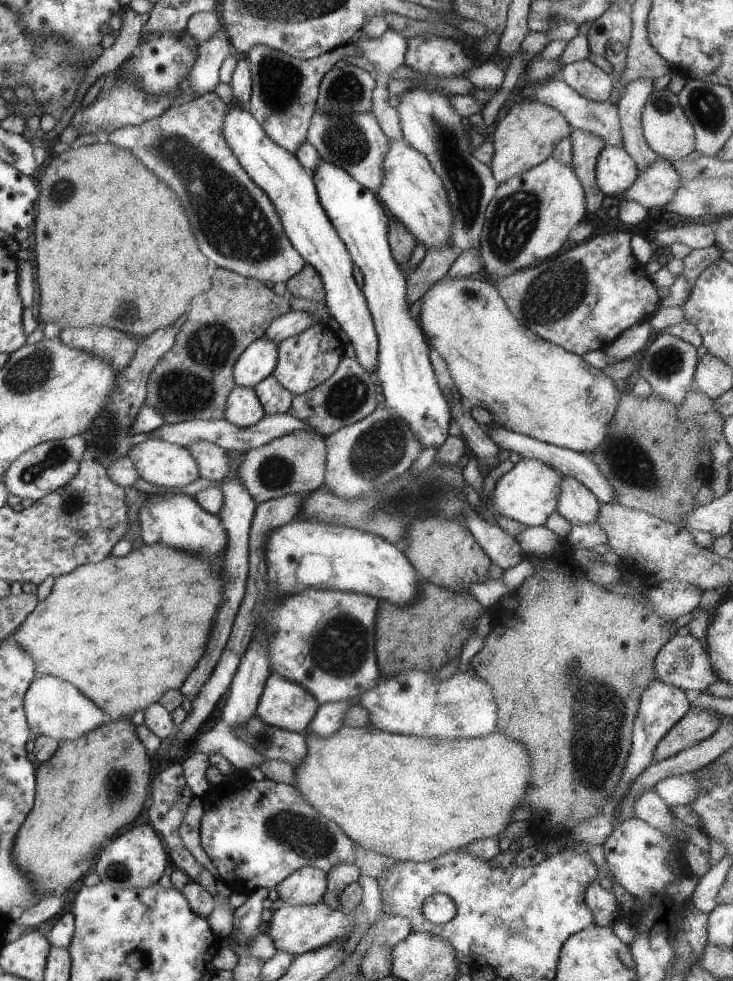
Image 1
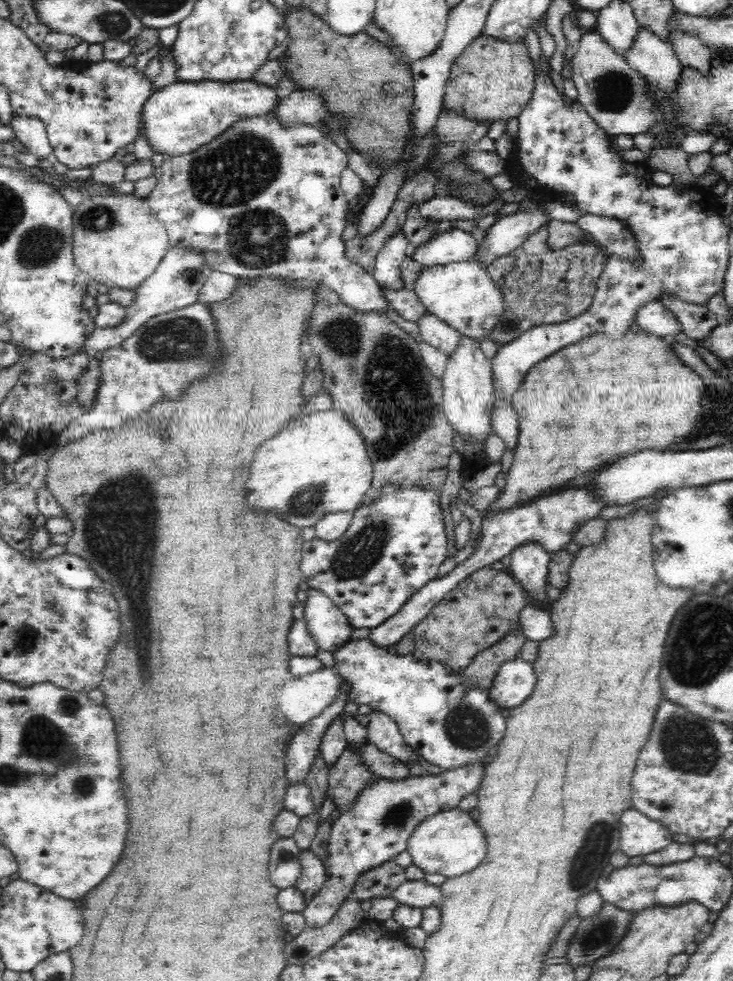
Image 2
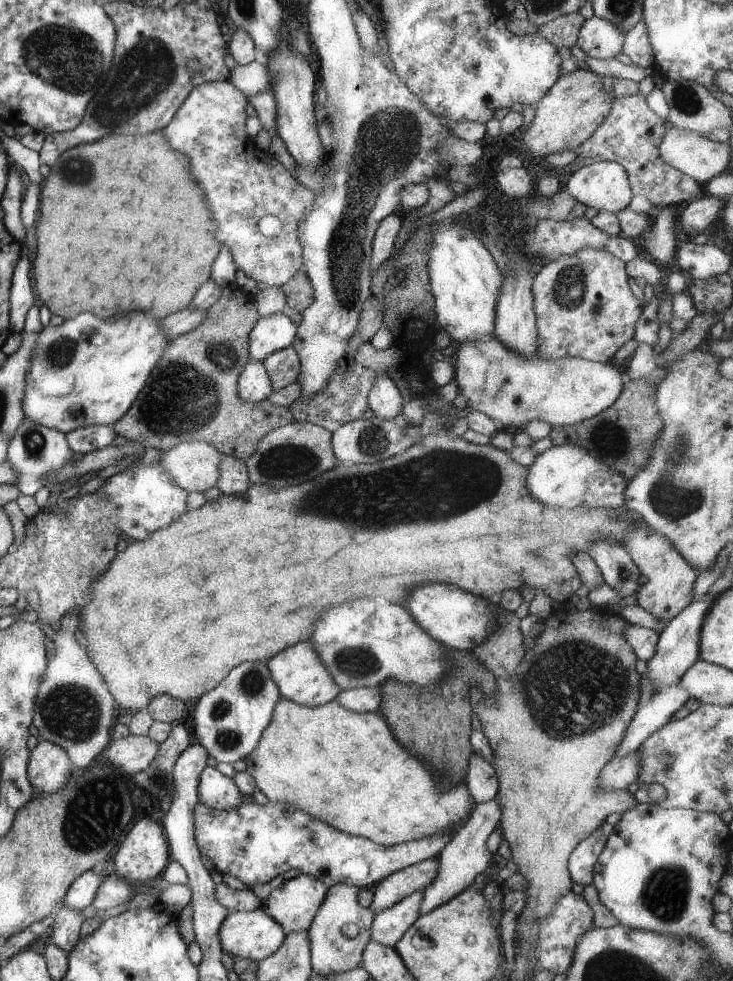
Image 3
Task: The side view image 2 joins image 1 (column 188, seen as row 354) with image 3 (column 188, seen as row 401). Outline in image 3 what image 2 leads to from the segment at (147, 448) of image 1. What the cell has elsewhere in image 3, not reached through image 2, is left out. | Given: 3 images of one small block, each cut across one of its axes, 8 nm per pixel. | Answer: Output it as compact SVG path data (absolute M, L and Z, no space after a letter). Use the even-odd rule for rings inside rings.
M185 441L166 449L165 454L161 453L159 464L163 470L167 470L171 482L177 484L179 488L183 488L185 492L203 493L204 490L216 486L221 455L206 442Z

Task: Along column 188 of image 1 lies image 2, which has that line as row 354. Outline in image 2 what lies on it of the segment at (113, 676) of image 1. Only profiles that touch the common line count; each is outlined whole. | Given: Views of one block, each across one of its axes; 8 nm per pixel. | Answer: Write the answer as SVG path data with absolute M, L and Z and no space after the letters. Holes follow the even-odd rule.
M645 331L633 334L628 332L626 336L619 339L607 338L602 334L592 334L588 340L572 344L568 348L562 348L562 351L555 352L552 356L545 358L541 363L535 364L526 373L526 376L519 384L518 390L510 396L510 403L516 418L518 418L518 442L514 446L513 462L508 468L508 473L505 474L505 485L502 490L499 490L496 500L488 506L487 510L480 511L482 518L486 513L499 513L506 509L511 509L517 505L525 505L526 503L544 496L547 490L552 490L553 487L560 486L566 481L582 476L585 472L590 472L592 468L598 469L603 467L602 464L610 464L618 458L624 458L628 454L634 454L651 448L652 450L669 450L672 444L680 444L693 436L700 416L701 407L704 405L702 398L702 388L705 386L704 378L697 372L694 372L690 367L682 364L680 359L674 355L669 339L649 335Z

